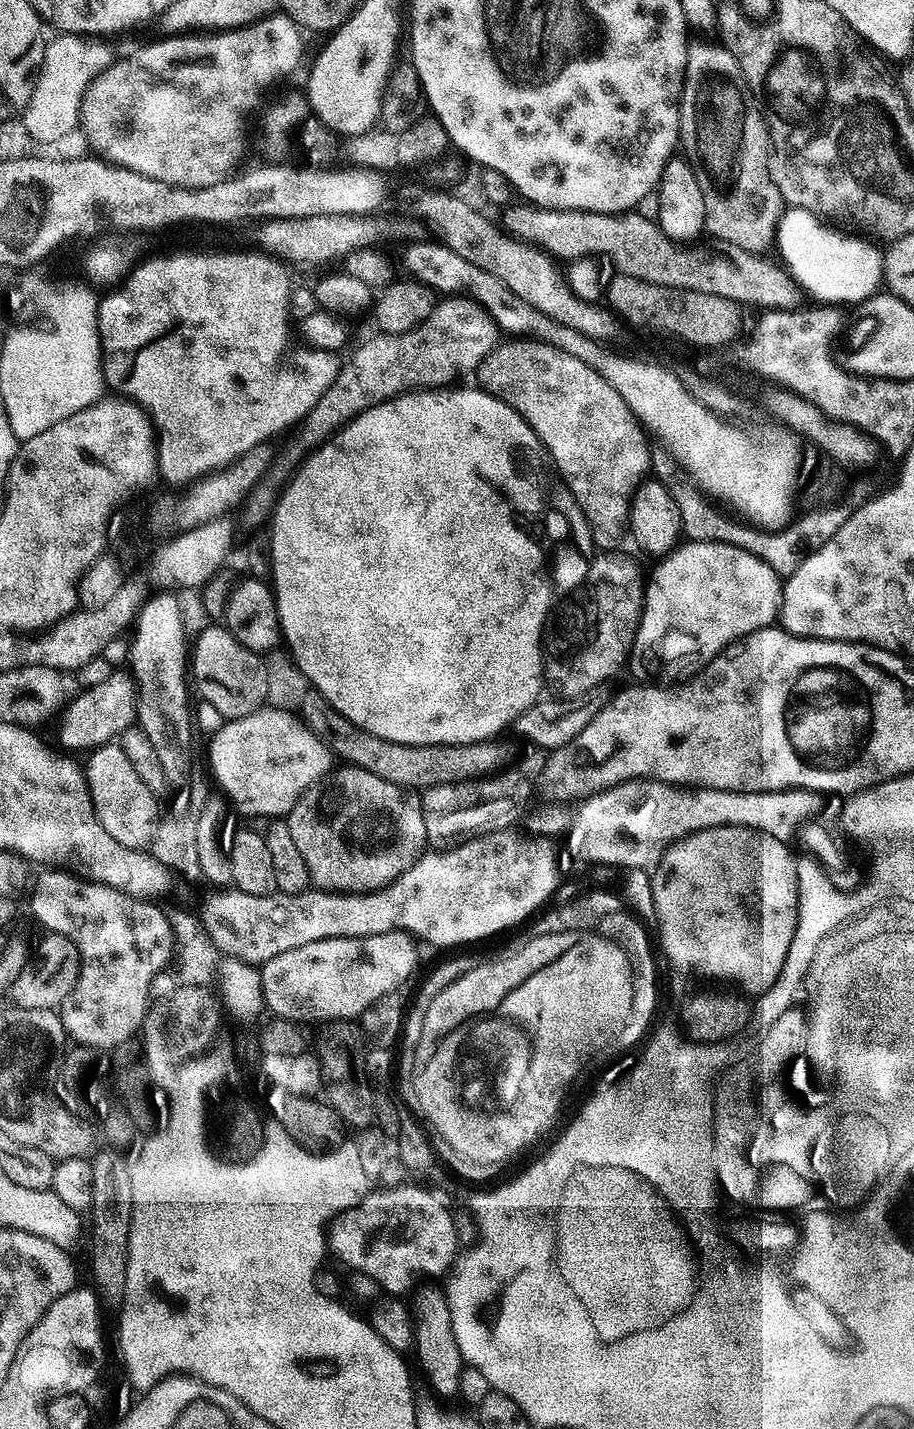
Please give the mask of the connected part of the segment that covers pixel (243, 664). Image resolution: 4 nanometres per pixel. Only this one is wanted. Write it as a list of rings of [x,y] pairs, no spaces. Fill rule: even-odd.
[[[208,626],[197,634],[190,648],[190,680],[200,691],[200,700],[210,702],[224,716],[225,721],[254,714],[266,704],[266,674],[268,665],[261,653],[252,652],[224,626]]]

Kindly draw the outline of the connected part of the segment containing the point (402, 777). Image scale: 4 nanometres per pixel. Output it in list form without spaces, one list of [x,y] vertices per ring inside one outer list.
[[[310,690],[298,707],[299,719],[305,727],[328,747],[329,753],[345,765],[370,770],[386,782],[405,790],[423,790],[434,786],[457,784],[463,780],[487,777],[503,769],[508,756],[500,748],[488,748],[487,743],[478,744],[399,744],[386,738],[378,738],[366,730],[356,728],[340,712],[329,708],[324,697]]]

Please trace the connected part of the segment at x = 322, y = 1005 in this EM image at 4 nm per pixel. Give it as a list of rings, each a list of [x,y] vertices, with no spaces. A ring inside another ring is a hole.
[[[394,931],[362,938],[326,938],[322,942],[310,942],[310,946],[298,946],[298,950],[286,950],[286,954],[270,958],[260,968],[267,1011],[272,1011],[273,1017],[289,1022],[355,1021],[378,998],[397,991],[399,984],[404,984],[411,978],[412,971],[416,968],[416,947],[417,943],[410,936]]]

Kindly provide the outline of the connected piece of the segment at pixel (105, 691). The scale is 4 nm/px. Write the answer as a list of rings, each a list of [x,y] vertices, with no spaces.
[[[115,671],[106,682],[102,682],[93,688],[84,688],[80,693],[73,695],[72,699],[68,701],[66,707],[63,709],[60,720],[60,744],[69,753],[74,752],[87,753],[89,750],[100,748],[106,743],[115,741],[121,732],[125,732],[127,728],[133,727],[134,721],[137,719],[136,715],[136,698],[138,695],[136,681],[132,679],[127,671]]]

